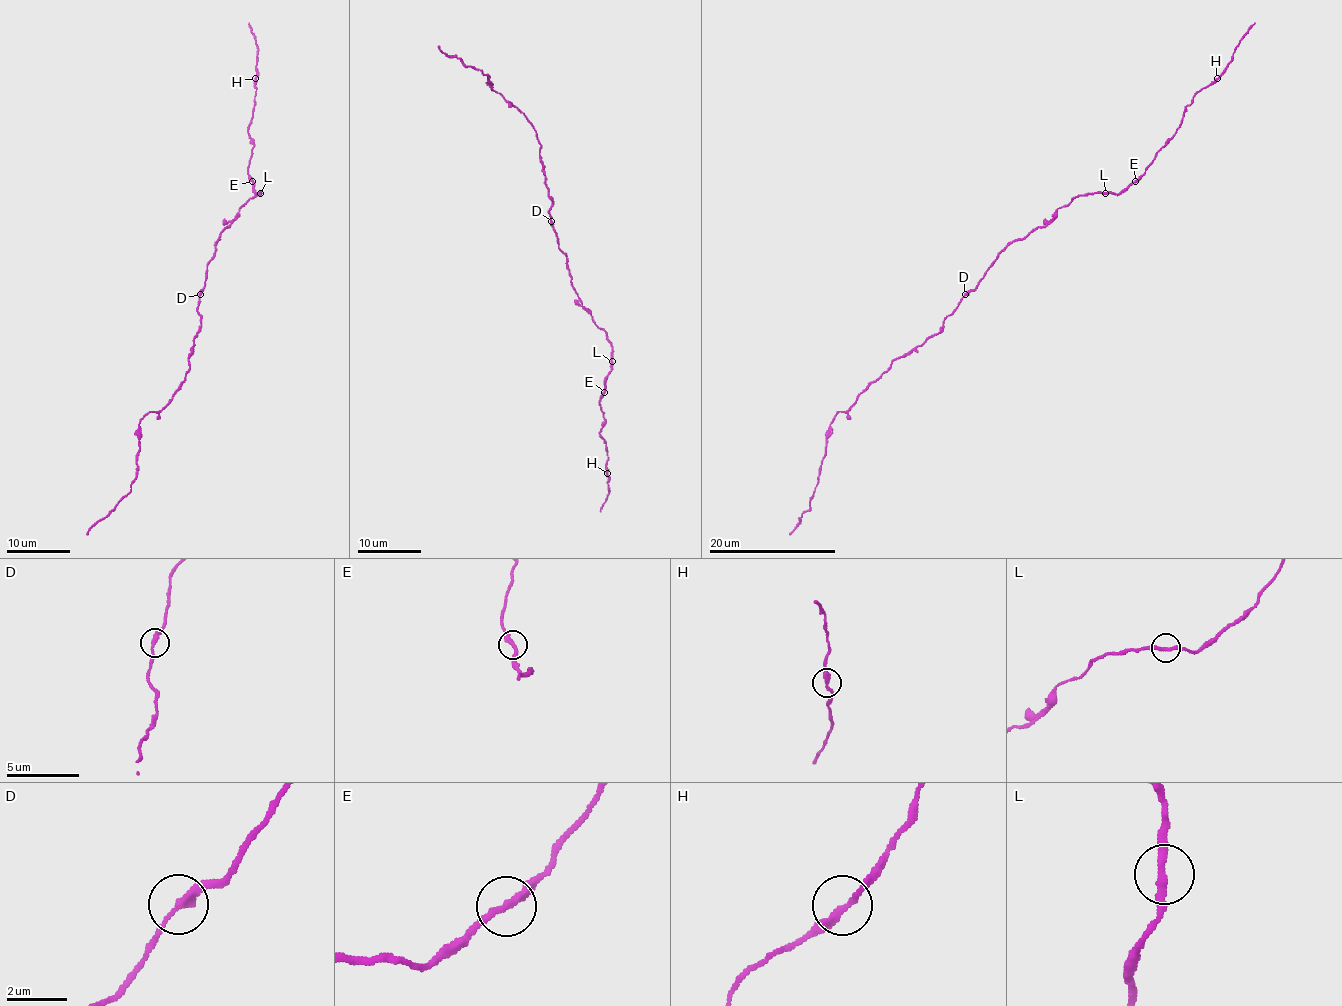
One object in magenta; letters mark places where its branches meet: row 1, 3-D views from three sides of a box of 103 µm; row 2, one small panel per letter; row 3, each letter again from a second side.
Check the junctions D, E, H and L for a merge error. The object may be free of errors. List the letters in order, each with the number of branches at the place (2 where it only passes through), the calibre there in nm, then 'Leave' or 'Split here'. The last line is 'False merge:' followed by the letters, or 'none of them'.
D: Branches: 2. Thickness 260 nm. Leave
E: Branches: 2. Thickness 240 nm. Leave
H: Branches: 2. Thickness 240 nm. Leave
L: Branches: 2. Thickness 260 nm. Leave
False merge: none of them

